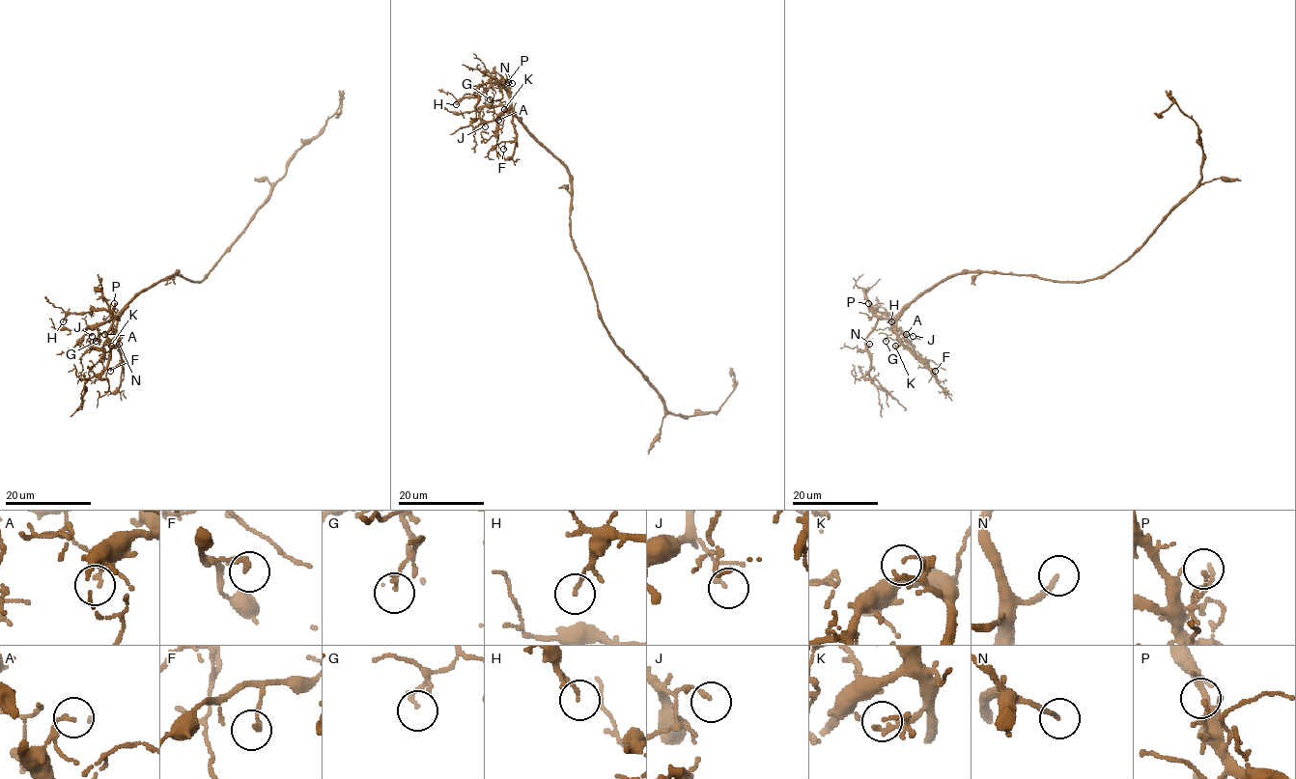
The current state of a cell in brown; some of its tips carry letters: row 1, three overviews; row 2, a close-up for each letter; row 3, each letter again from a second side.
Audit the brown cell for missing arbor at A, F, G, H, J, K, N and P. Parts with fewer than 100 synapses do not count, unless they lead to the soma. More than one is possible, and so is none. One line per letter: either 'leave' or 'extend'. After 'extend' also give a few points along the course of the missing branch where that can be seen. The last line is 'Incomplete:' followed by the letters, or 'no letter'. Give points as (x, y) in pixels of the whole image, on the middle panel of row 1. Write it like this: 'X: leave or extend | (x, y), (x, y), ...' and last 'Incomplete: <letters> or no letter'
A: leave
F: leave
G: leave
H: leave
J: leave
K: leave
N: extend | (512, 83), (517, 86), (521, 80), (542, 95), (554, 95), (564, 87)
P: leave
Incomplete: N

